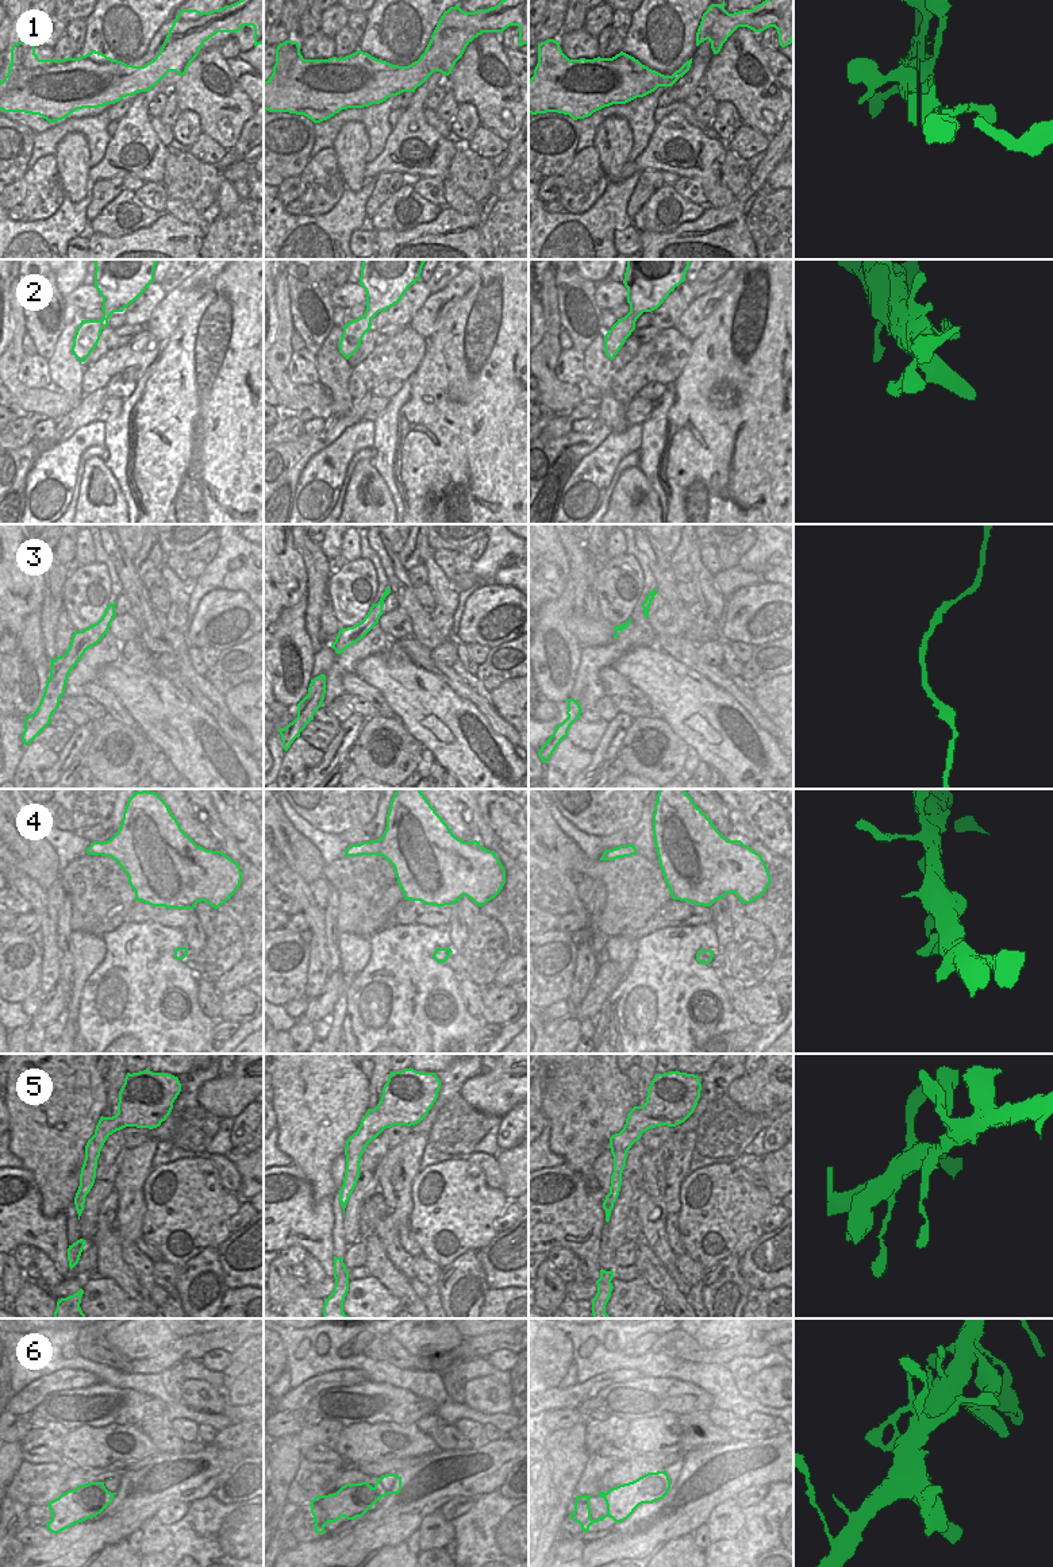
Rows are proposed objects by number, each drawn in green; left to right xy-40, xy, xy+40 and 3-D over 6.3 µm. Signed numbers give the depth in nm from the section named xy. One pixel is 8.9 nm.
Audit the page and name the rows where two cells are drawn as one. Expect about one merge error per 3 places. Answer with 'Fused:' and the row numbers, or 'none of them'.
Fused: 4

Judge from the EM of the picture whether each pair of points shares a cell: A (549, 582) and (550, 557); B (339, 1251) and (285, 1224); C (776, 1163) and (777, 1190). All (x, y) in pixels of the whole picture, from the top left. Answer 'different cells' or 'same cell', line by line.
A: same cell
B: different cells
C: same cell

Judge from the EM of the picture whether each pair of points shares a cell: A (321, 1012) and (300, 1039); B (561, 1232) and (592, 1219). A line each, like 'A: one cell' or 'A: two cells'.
A: two cells
B: one cell

